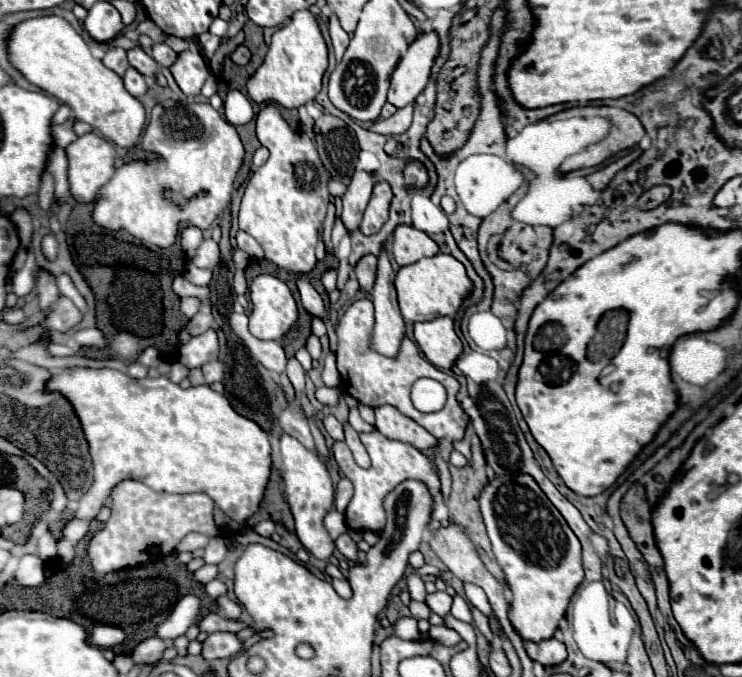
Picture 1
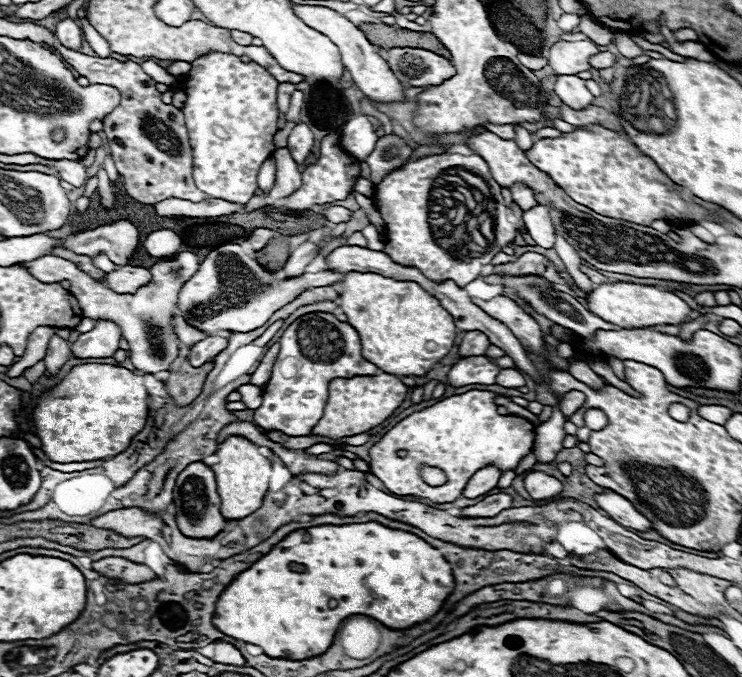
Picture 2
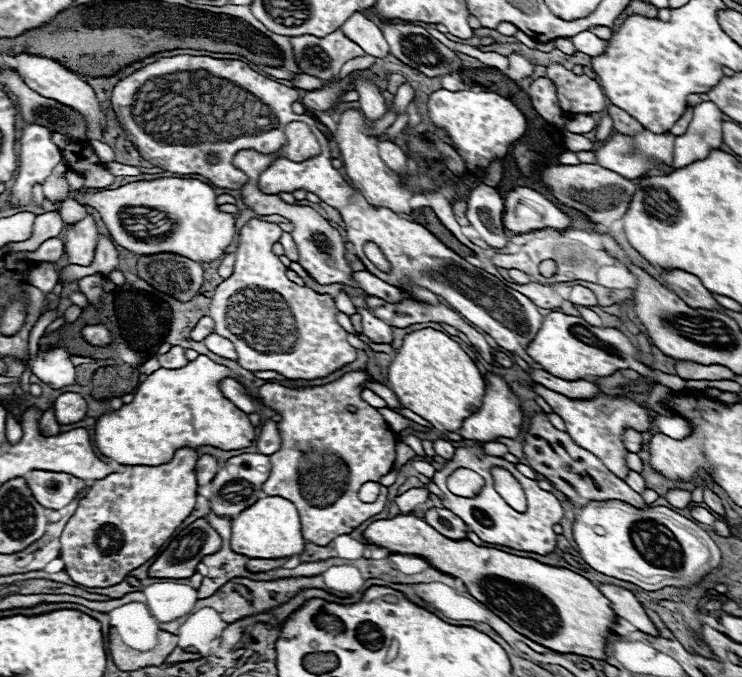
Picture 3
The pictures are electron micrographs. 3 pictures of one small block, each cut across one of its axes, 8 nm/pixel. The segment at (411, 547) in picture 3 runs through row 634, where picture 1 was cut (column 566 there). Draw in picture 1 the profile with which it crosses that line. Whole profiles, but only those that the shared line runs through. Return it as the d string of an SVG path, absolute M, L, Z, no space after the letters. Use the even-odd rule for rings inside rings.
M506 474L484 486L480 510L506 584L512 590L508 620L524 642L552 638L574 590L584 580L582 548L560 512L528 474Z

